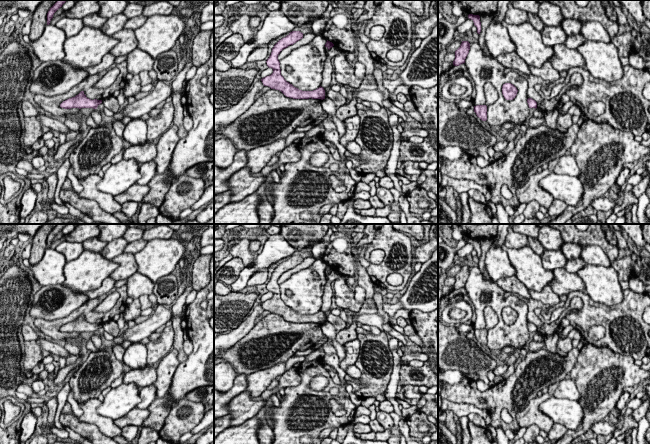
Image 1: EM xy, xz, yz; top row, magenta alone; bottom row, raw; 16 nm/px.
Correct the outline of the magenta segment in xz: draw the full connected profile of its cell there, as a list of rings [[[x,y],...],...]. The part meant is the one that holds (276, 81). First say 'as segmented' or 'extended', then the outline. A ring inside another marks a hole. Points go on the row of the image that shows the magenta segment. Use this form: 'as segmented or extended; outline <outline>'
as segmented; outline [[[292,31],[286,37],[279,40],[272,48],[271,55],[267,59],[266,63],[269,68],[273,69],[273,73],[261,79],[264,86],[268,86],[271,89],[281,91],[286,97],[293,99],[325,99],[325,90],[323,87],[319,87],[313,91],[302,91],[294,87],[287,82],[281,75],[280,62],[278,55],[280,52],[290,45],[293,45],[297,41],[303,38],[303,33],[300,31]]]

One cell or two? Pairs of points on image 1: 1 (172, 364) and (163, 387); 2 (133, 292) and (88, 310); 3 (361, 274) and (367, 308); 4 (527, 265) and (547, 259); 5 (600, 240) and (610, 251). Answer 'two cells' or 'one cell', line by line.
1: one cell
2: two cells
3: one cell
4: two cells
5: one cell

